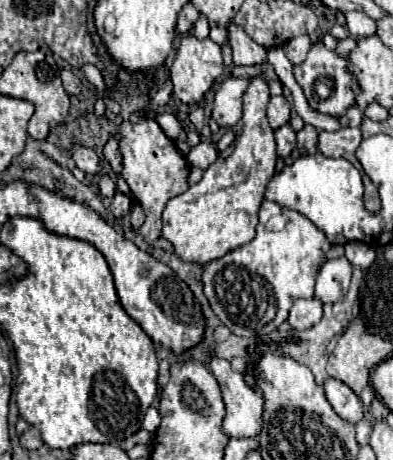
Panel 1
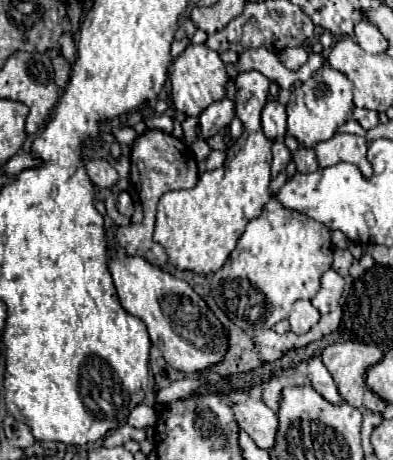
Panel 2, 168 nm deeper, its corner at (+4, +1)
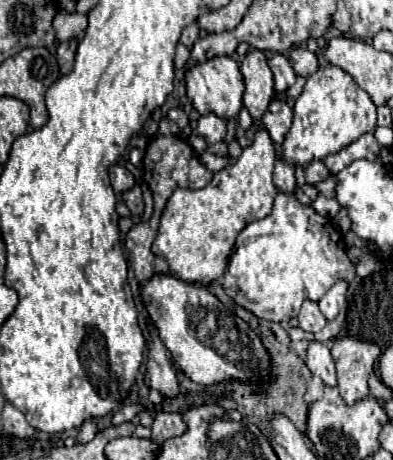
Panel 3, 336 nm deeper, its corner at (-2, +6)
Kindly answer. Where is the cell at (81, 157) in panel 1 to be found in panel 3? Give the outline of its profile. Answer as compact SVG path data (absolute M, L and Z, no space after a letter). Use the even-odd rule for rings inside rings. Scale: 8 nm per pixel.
M113 165L109 169L109 177L111 177L111 185L113 185L113 189L117 193L125 193L125 191L129 191L135 185L133 175L125 167L121 167L121 165Z

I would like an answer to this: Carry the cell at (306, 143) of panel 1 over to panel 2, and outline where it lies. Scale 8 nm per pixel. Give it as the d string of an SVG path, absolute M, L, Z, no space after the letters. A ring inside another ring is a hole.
M299 144L299 148L295 150L293 162L297 164L297 170L299 170L299 172L313 172L313 170L319 168L315 150L313 150L313 148L305 148L303 144Z

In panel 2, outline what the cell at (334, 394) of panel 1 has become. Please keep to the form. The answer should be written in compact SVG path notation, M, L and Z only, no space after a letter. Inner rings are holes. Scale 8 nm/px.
M315 356L315 358L309 360L307 374L309 374L309 380L311 380L313 388L315 388L325 400L329 400L331 404L337 404L337 406L343 404L343 398L341 398L341 394L339 394L339 390L337 390L337 384L335 384L335 380L331 378L331 374L327 372L327 368L323 366L323 362L321 362L319 356Z

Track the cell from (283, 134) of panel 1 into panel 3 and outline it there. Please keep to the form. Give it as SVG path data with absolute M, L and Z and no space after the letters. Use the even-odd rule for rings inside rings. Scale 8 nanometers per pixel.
M277 159L275 171L273 171L273 185L283 193L295 193L295 189L297 189L295 169L291 165L287 165L285 161Z

